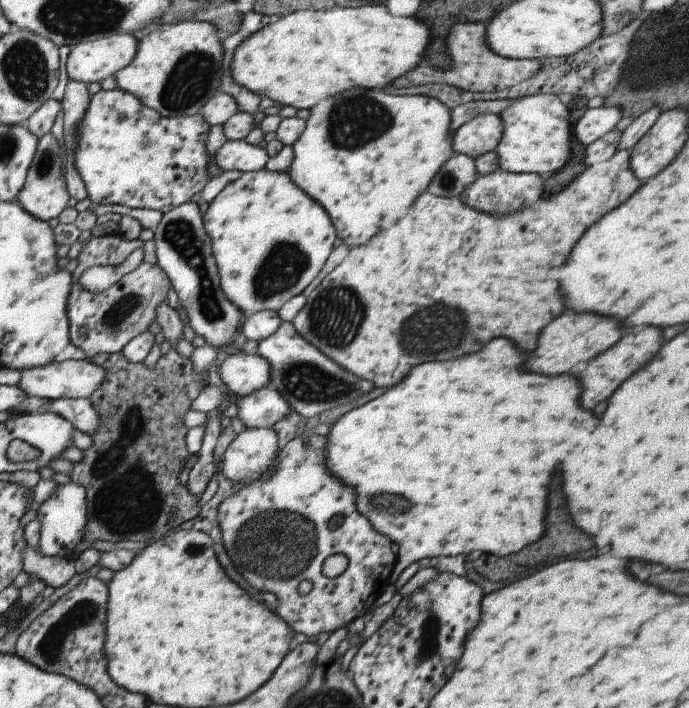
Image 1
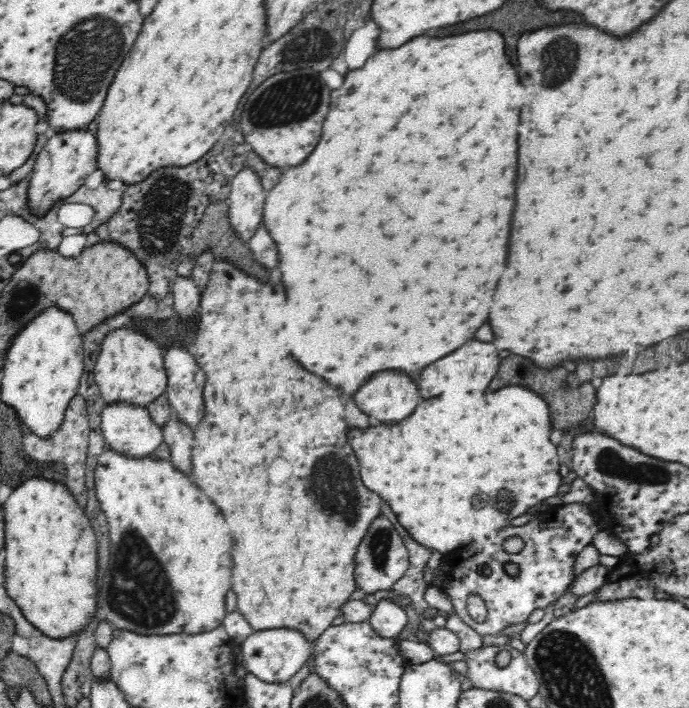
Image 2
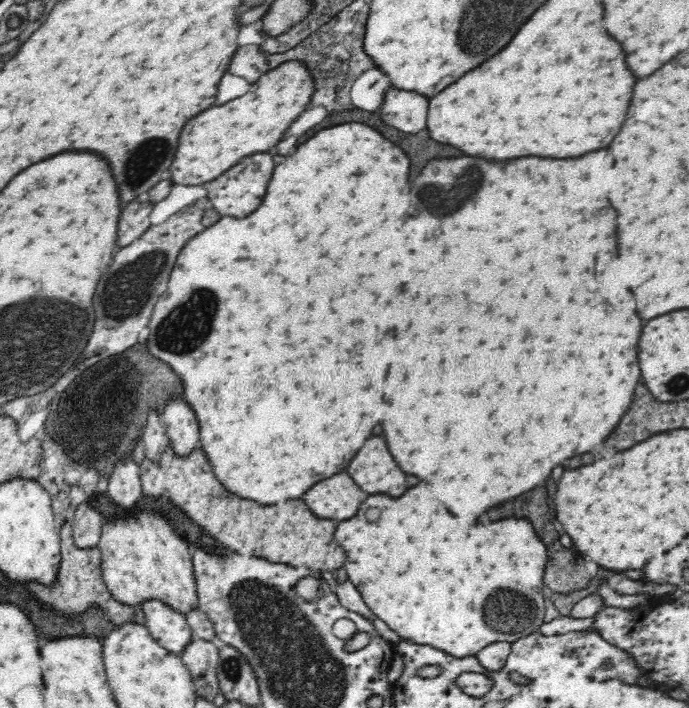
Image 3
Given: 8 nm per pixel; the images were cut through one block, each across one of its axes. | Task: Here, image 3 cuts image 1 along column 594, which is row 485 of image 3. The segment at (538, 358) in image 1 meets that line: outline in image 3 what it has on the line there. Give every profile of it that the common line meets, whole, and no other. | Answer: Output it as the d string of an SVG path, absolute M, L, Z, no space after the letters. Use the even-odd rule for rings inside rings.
M346 472L318 482L304 494L304 502L312 514L328 520L352 518L366 498L368 494L362 492Z

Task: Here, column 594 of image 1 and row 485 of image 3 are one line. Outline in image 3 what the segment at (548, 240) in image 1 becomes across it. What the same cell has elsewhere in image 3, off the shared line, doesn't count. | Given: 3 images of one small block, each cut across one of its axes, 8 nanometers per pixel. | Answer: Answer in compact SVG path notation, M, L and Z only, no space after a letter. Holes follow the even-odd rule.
M172 444L164 450L162 460L158 462L166 474L166 496L184 512L192 522L196 522L202 530L206 530L216 542L226 548L240 550L246 542L244 556L266 558L274 564L288 564L296 570L312 570L320 572L320 578L326 584L326 572L340 570L346 562L344 550L334 540L336 522L316 518L302 500L288 500L282 508L274 506L258 506L252 500L244 500L232 496L224 486L214 478L214 472L202 452L202 448L194 448L188 456L178 456L172 450Z

